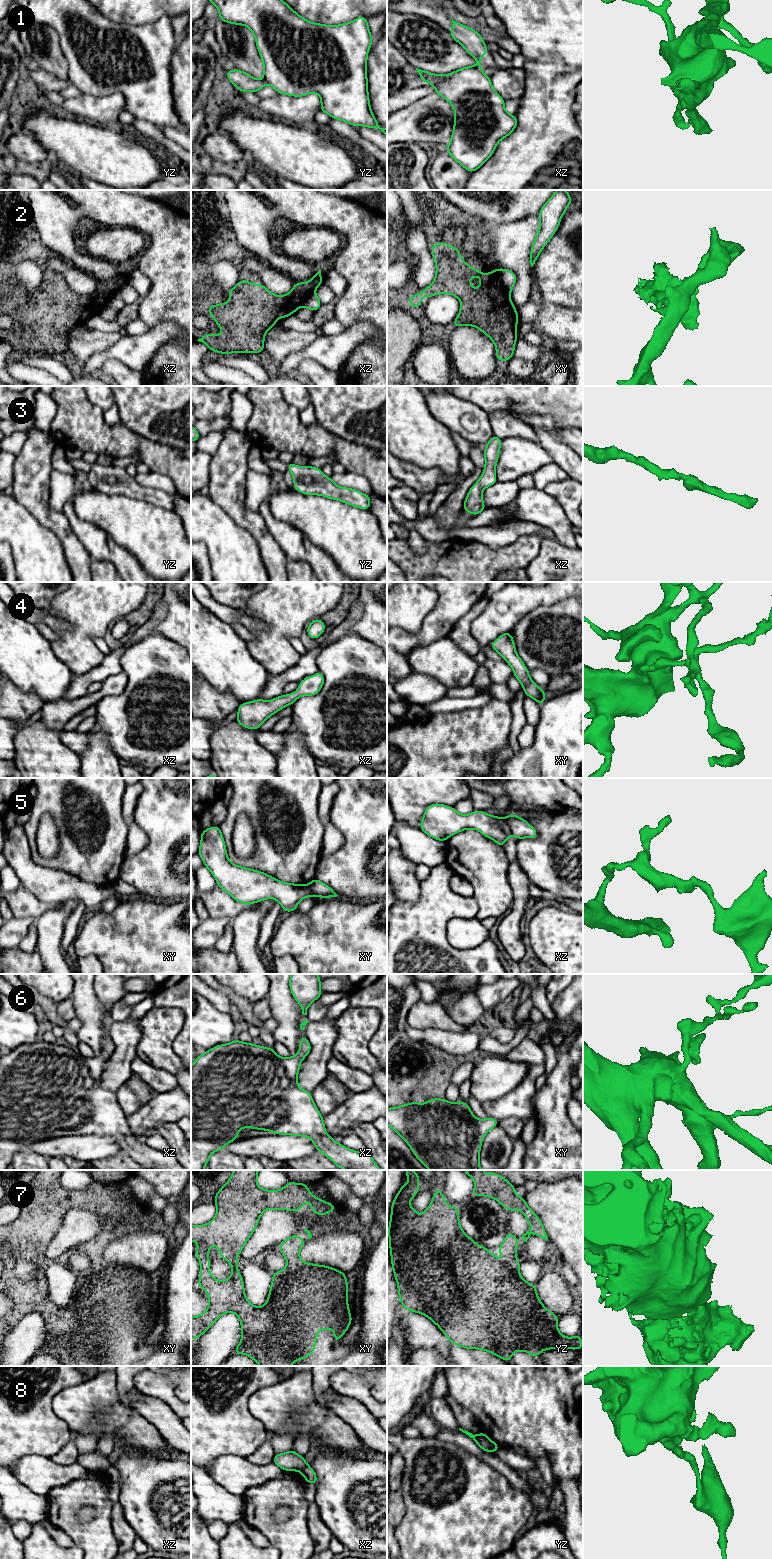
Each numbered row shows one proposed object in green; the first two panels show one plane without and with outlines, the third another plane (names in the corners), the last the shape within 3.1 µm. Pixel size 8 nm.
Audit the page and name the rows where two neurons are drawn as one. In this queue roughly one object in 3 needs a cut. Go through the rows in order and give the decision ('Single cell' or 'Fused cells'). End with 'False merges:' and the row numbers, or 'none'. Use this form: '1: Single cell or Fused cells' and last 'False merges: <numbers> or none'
1: Fused cells
2: Fused cells
3: Single cell
4: Single cell
5: Fused cells
6: Single cell
7: Single cell
8: Fused cells
False merges: 1, 2, 5, 8

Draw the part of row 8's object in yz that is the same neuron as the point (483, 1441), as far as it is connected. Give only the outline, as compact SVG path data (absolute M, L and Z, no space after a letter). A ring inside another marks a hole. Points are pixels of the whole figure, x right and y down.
M459 1428L459 1430L468 1435L470 1438L472 1438L482 1450L490 1452L490 1439L485 1432L473 1435L472 1433L465 1431L461 1428Z

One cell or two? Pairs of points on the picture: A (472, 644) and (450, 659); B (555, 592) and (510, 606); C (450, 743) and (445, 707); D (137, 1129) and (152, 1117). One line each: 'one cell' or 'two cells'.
A: two cells
B: one cell
C: two cells
D: one cell

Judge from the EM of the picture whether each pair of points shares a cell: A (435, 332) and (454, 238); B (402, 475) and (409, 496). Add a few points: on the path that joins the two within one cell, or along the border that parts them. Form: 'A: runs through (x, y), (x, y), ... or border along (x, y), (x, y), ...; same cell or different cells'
A: runs through (461, 317), (461, 288), (453, 279), (453, 264); same cell
B: border along (403, 484), (411, 487), (419, 497); different cells

